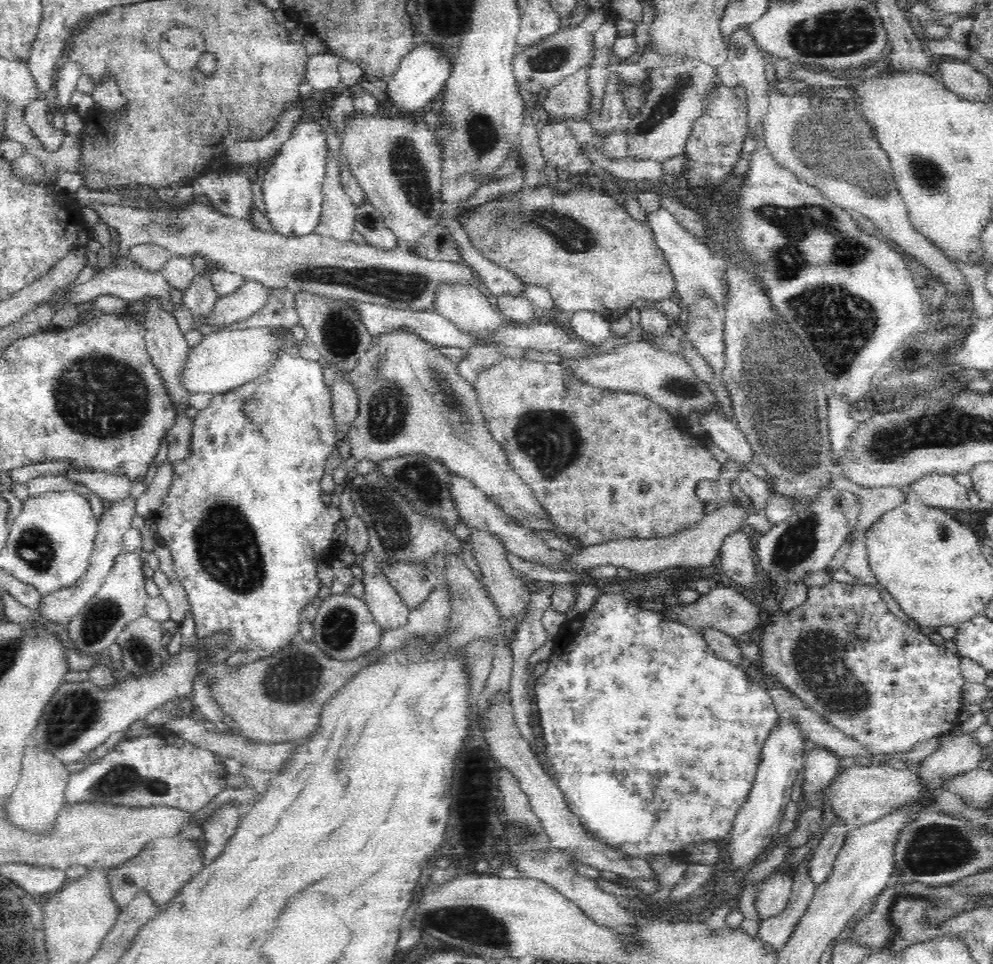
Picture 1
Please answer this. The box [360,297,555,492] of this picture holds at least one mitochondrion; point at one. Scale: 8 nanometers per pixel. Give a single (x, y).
(388, 411)

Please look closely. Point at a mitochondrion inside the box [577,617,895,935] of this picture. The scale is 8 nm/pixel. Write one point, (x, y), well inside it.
(817, 653)

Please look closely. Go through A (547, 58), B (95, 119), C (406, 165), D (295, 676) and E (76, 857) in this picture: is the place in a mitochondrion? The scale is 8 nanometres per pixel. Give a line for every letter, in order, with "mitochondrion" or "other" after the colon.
A: mitochondrion
B: other
C: mitochondrion
D: mitochondrion
E: other

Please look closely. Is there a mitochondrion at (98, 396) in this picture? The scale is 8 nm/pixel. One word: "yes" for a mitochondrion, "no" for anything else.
yes

